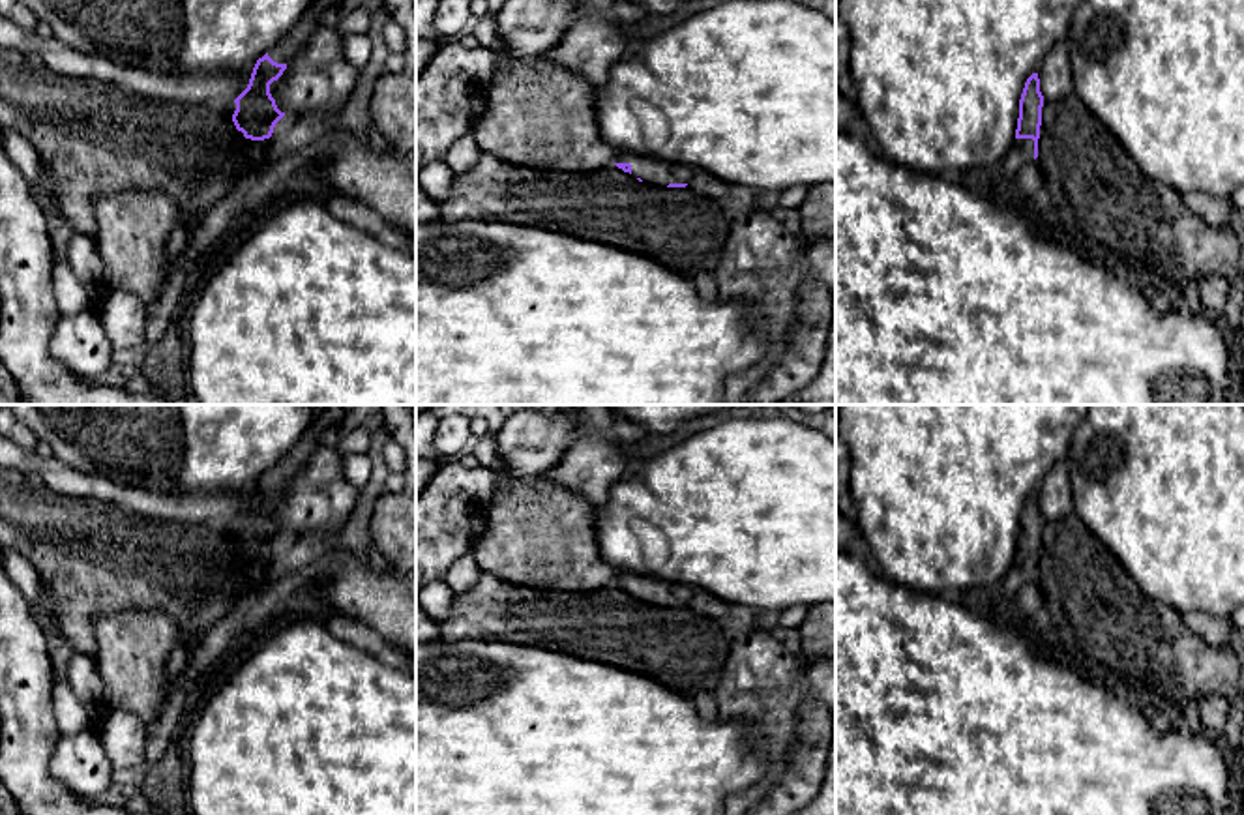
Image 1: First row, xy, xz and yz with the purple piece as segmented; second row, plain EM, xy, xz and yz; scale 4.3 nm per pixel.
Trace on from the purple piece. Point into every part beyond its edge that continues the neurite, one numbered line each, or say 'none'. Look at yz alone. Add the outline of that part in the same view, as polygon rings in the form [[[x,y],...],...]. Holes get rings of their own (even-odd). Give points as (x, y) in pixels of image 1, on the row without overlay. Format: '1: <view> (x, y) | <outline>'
1: yz (1021, 572) | [[[1015,558],[1002,581],[999,583],[1004,598],[1014,605],[1019,590],[1034,581],[1034,560],[1032,558]]]

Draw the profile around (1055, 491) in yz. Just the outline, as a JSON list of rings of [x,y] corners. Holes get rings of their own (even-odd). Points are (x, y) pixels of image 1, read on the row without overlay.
[[[1066,459],[1055,463],[1055,467],[1042,480],[1038,498],[1044,521],[1062,519],[1074,510]]]

